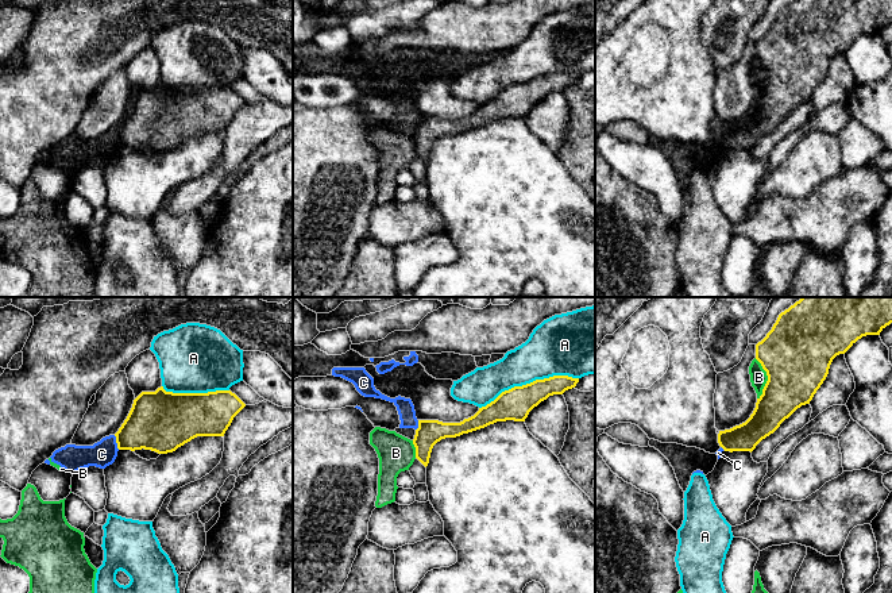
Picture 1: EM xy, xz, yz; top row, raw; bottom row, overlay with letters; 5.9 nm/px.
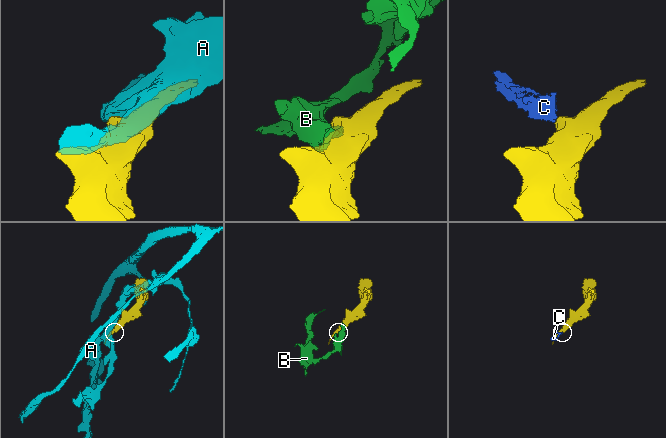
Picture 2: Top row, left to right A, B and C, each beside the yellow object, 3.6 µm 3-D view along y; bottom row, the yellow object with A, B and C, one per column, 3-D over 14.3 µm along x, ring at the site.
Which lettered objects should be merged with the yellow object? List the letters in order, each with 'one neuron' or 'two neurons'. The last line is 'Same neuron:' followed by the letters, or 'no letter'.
A: two neurons
B: two neurons
C: two neurons
Same neuron: no letter

